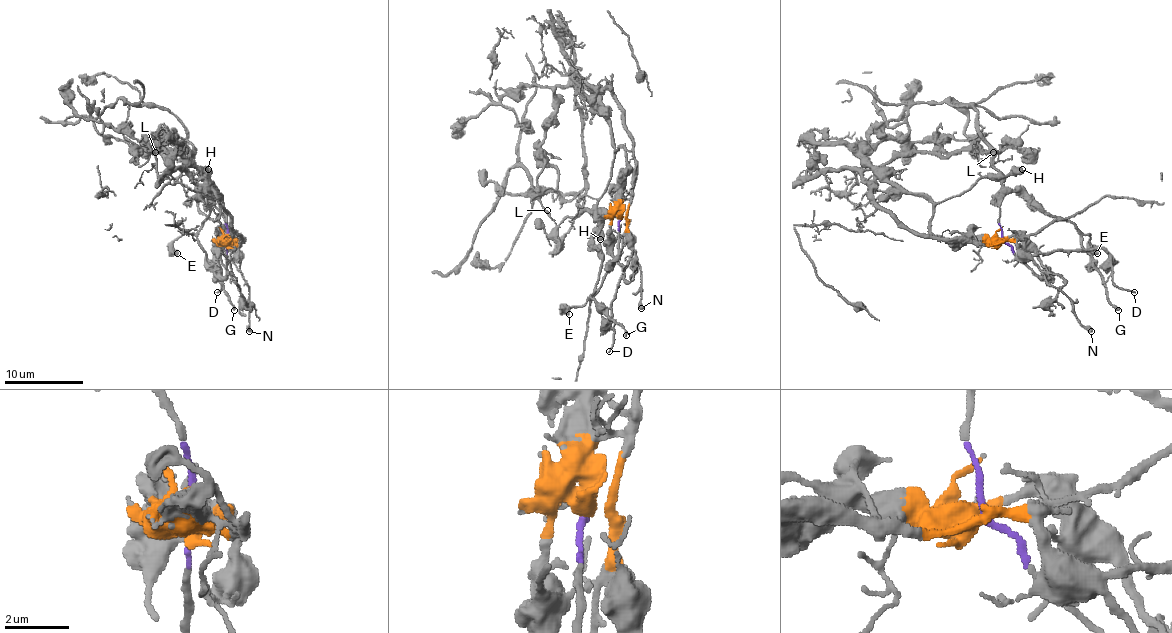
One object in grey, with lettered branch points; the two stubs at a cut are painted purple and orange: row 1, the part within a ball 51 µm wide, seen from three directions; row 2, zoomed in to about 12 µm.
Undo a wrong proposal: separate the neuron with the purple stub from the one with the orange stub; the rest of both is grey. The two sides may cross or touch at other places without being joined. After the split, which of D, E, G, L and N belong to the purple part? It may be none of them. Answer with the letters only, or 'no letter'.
E, G

